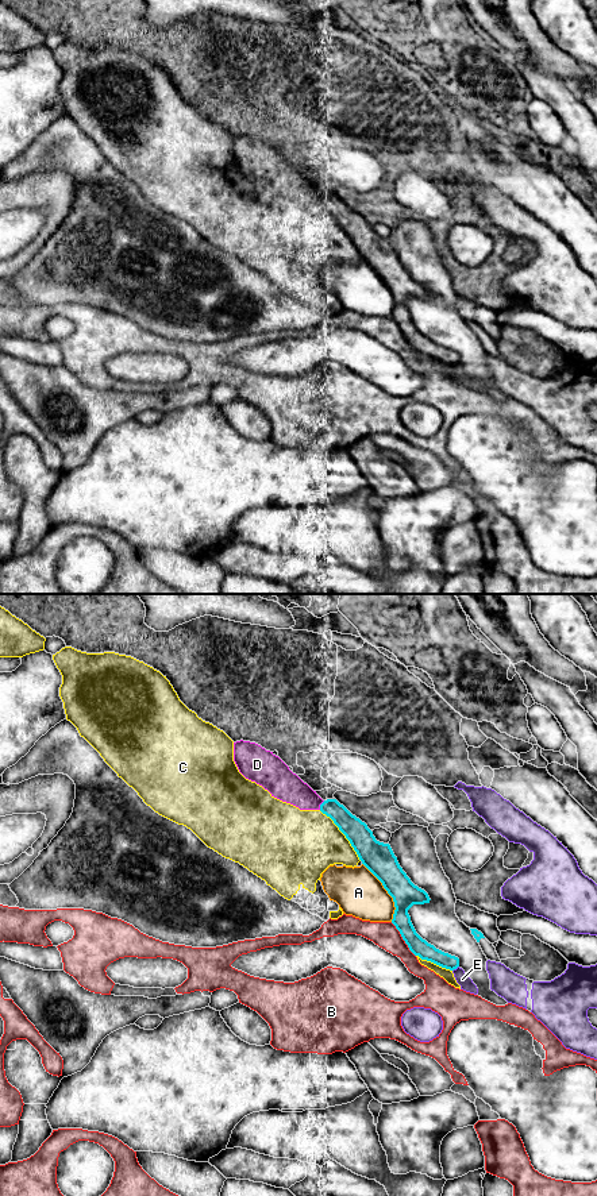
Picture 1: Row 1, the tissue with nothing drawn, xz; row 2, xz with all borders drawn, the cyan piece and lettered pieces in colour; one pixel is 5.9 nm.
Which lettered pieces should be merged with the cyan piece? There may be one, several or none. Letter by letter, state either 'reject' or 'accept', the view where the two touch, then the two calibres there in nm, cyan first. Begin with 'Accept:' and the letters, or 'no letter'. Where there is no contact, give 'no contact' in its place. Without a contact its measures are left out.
Accept: D
A: reject; contact in xz; calibres 190 and 280 nm
B: reject; contact in xz; calibres 140 and 150 nm
C: reject; contact in xz; calibres 180 and 400 nm
D: accept; contact in xz; calibres 140 and 180 nm
E: reject; contact in xz; calibres 100 and 80 nm

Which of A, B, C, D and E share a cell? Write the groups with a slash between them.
A / B / C E / D

